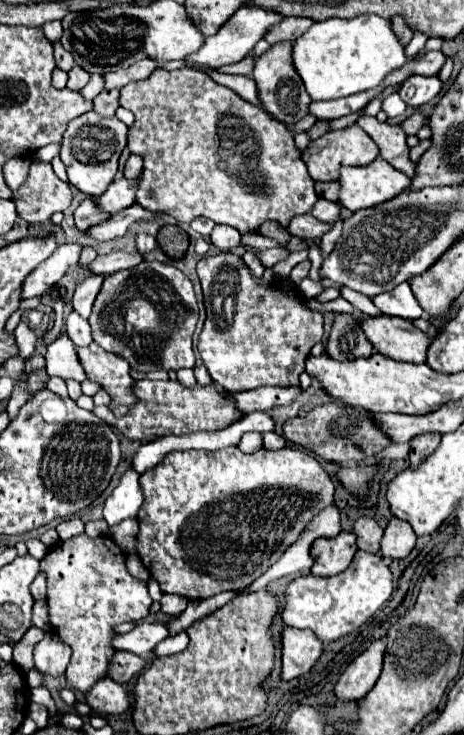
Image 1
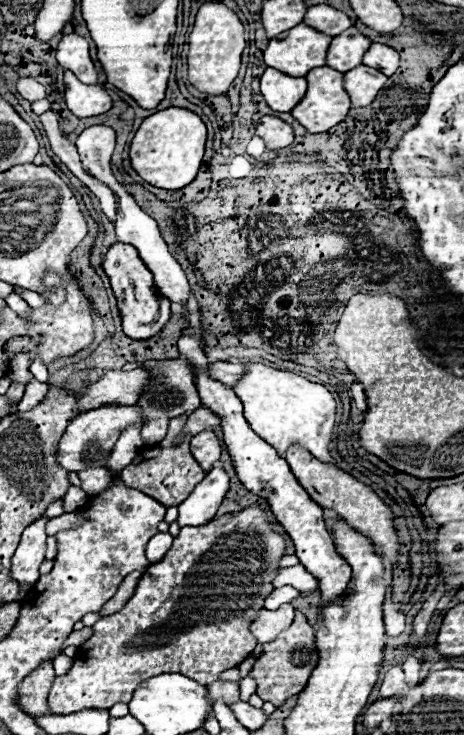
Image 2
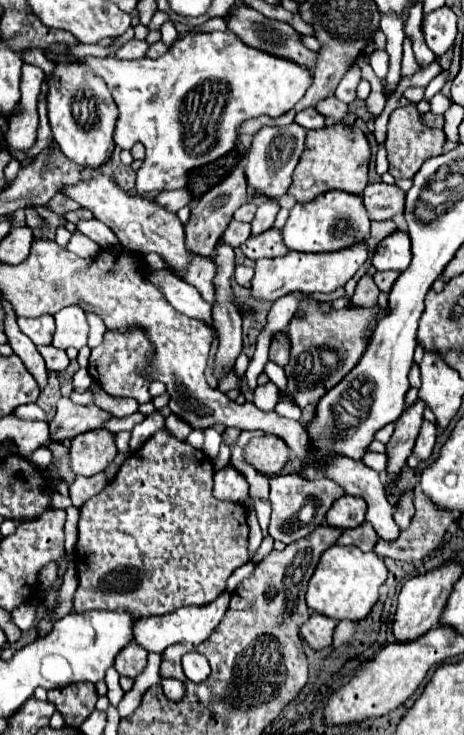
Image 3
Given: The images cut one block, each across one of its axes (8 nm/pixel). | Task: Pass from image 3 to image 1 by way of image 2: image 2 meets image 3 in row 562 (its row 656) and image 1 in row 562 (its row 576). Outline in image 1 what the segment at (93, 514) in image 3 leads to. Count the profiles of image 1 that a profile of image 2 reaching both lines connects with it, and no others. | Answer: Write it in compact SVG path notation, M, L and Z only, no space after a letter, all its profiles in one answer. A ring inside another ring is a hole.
M228 446L222 450L214 450L214 452L186 450L186 452L178 452L178 454L168 454L158 466L154 466L152 470L148 470L140 476L140 488L142 488L144 502L138 512L138 522L140 522L140 530L136 536L138 556L140 556L142 564L148 568L150 576L158 582L158 586L164 594L178 594L188 600L206 600L224 590L238 590L238 588L250 586L258 576L262 576L284 554L284 550L302 534L306 524L322 508L332 504L332 496L334 496L334 484L332 484L330 474L326 474L322 470L322 466L318 464L318 460L302 448L286 448L286 450L276 450L276 452L262 448L254 454L244 454L244 452L240 452L238 446Z

